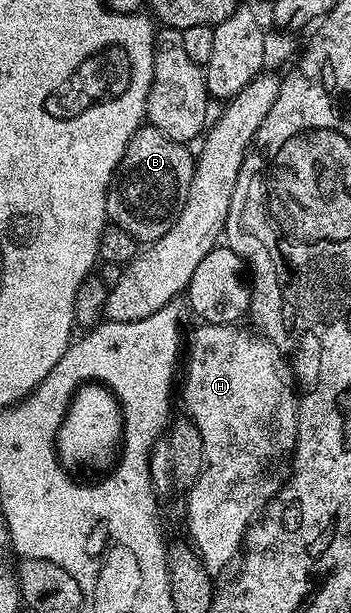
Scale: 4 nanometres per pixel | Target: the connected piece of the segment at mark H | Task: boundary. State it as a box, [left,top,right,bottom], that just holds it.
[179,324,299,575]

